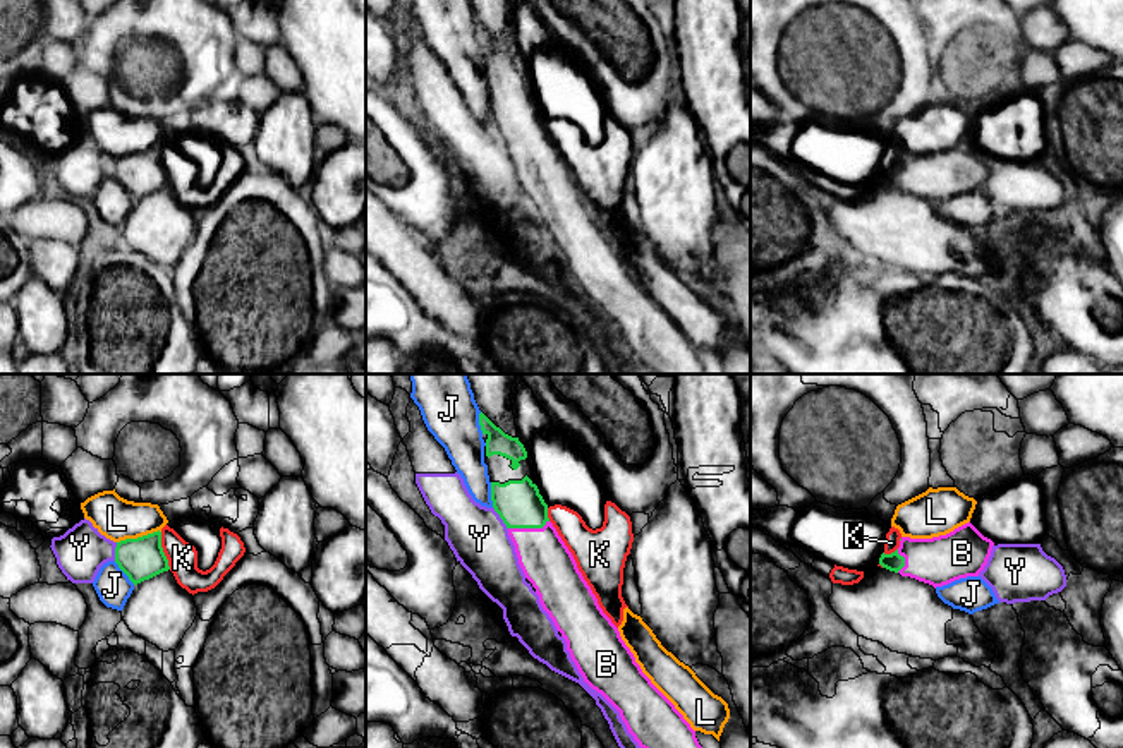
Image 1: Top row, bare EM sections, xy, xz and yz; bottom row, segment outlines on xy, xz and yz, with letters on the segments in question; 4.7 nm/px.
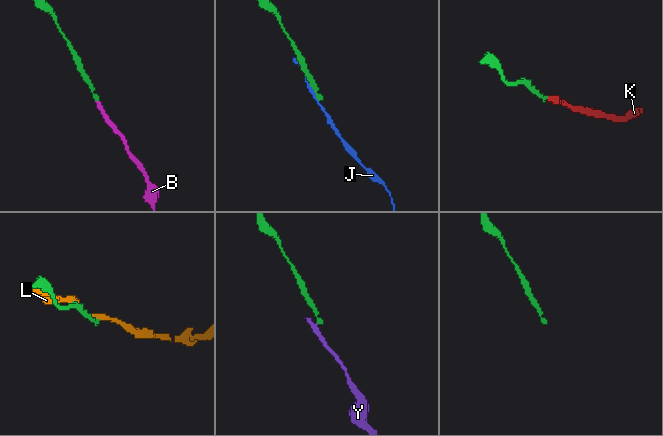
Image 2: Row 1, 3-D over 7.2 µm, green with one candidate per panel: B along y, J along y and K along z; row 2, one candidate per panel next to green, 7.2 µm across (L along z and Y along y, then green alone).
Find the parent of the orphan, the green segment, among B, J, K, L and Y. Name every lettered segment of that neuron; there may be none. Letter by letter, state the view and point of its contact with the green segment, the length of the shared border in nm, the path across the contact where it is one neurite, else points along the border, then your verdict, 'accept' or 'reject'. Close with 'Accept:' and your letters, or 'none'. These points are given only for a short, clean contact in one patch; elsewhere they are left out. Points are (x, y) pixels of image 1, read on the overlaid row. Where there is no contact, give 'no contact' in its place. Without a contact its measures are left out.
B: meets green in xz at (528, 527); contact 200 nm long; accept
J: meets green in xz at (491, 494); contact 120 nm long; reject
K: meets green in xy at (162, 551); contact 180 nm long; border along xy (160, 532), (160, 546), (170, 568); reject
L: meets green in xy at (138, 537); contact 220 nm long; reject
Y: meets green in xz at (500, 517); contact 130 nm long; border along xz (493, 506), (507, 529); reject
Accept: B

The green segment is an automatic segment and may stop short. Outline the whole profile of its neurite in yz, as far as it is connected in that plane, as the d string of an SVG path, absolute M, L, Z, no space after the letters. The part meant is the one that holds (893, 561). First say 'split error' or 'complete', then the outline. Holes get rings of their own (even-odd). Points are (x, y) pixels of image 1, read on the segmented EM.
split error; M970 522L932 539L901 537L900 547L881 554L879 564L889 571L929 583L934 588L967 576L979 576L994 542Z

